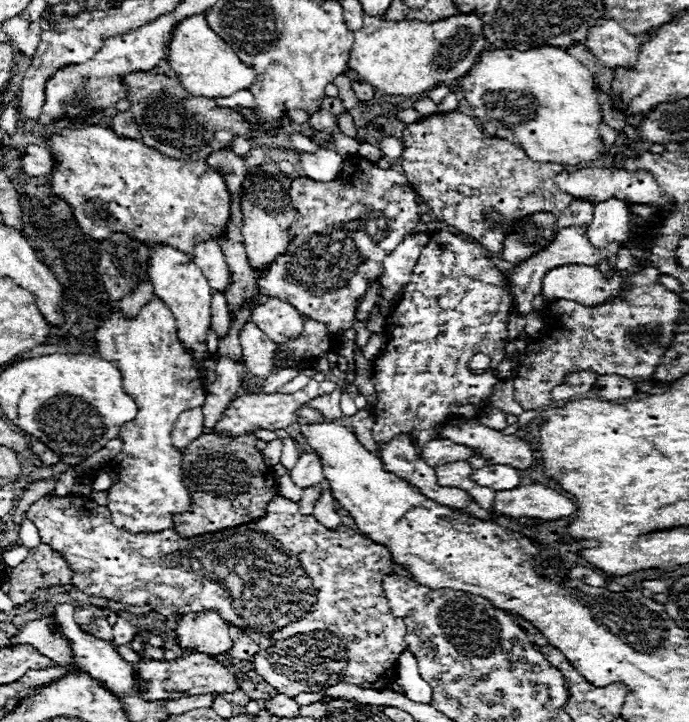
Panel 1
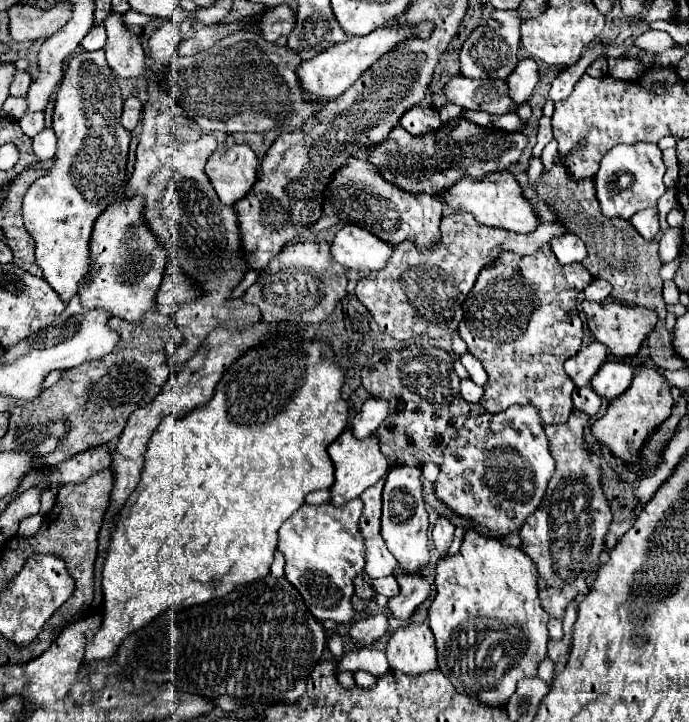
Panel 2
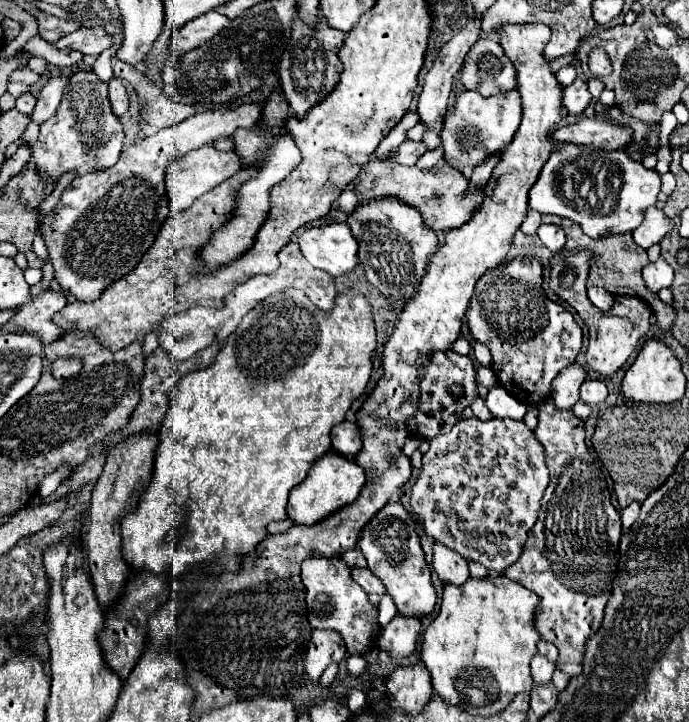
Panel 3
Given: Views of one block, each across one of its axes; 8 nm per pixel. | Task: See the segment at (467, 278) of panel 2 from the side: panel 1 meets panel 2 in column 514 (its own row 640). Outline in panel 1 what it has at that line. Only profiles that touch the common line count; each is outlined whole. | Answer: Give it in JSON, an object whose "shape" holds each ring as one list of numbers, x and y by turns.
{"shape":[[230,626,230,638,232,638,234,646,226,654,230,658,238,658,238,660,252,662,254,654,258,652,258,644,248,634,244,634,240,628,236,628,236,626]]}

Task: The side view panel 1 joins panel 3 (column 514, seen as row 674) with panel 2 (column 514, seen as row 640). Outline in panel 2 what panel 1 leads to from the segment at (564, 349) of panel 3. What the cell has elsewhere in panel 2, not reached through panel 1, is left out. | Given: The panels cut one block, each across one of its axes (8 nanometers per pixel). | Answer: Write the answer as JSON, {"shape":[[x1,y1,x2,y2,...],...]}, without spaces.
{"shape":[[548,246,540,248,530,256,518,256,512,252,500,254,492,266,484,268,466,296,462,308,464,318,458,326,460,338,468,344,468,352,480,360,488,372,488,384,480,406,496,414,514,404,530,404,540,412,544,424,562,424,572,412,572,390,574,382,564,372,564,362,580,350,582,344,582,320,576,310,578,292,592,280,581,263,560,264]]}

